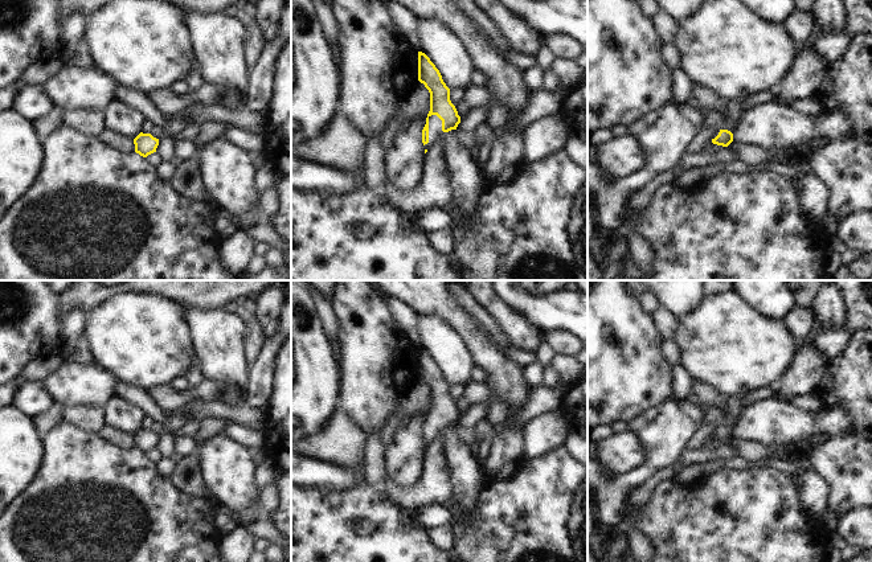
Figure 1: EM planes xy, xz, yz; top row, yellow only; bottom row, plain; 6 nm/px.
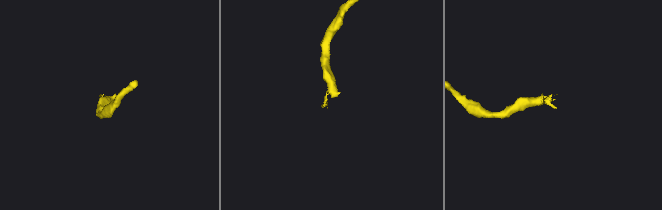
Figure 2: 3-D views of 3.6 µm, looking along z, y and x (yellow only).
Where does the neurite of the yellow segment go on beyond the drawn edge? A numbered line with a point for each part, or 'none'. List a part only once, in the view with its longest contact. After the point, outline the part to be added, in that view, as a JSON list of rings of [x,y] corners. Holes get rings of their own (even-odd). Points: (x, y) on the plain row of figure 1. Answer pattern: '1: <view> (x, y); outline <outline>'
1: xz (434, 418); outline [[[437,411],[429,413],[429,439],[422,443],[422,456],[425,455],[425,447],[439,435],[442,428],[442,417]]]

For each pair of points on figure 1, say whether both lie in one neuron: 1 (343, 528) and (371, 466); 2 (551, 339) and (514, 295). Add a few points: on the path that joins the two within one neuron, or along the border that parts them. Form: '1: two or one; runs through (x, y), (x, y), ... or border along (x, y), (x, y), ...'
1: two; border along (364, 480), (385, 497)
2: two; border along (545, 331), (568, 329), (573, 335)

